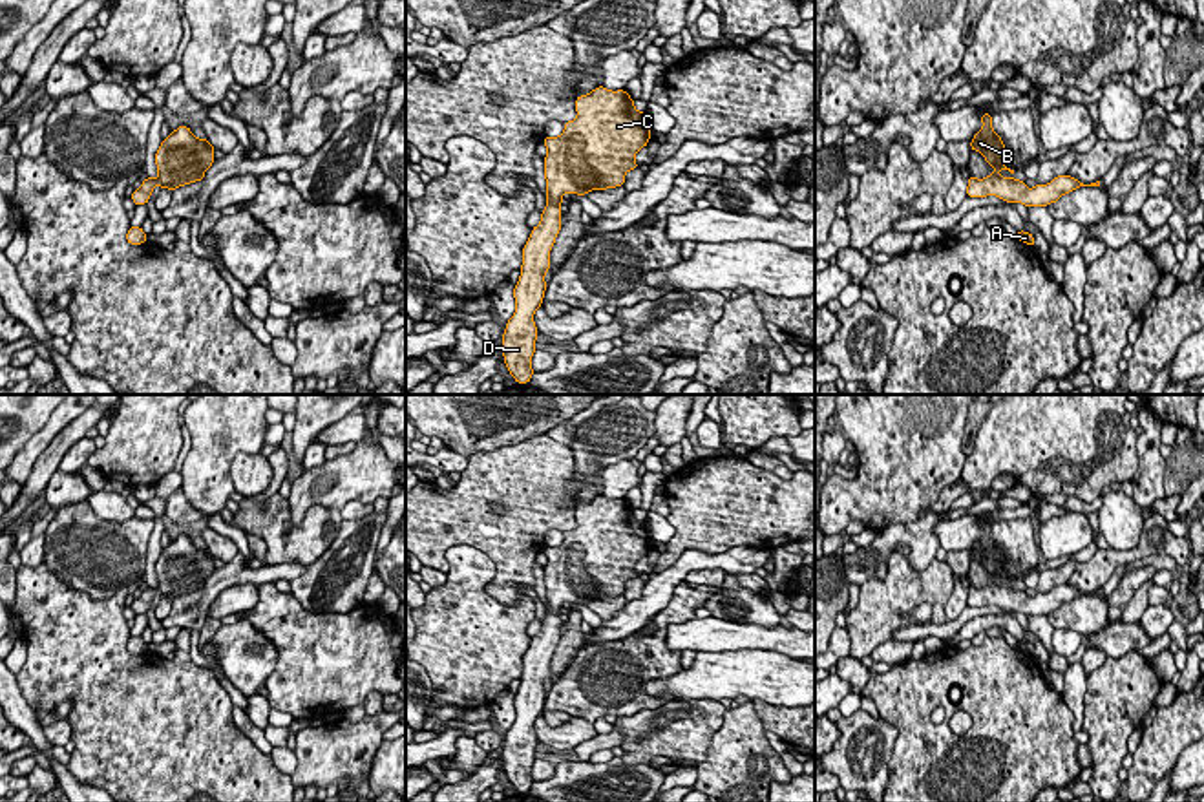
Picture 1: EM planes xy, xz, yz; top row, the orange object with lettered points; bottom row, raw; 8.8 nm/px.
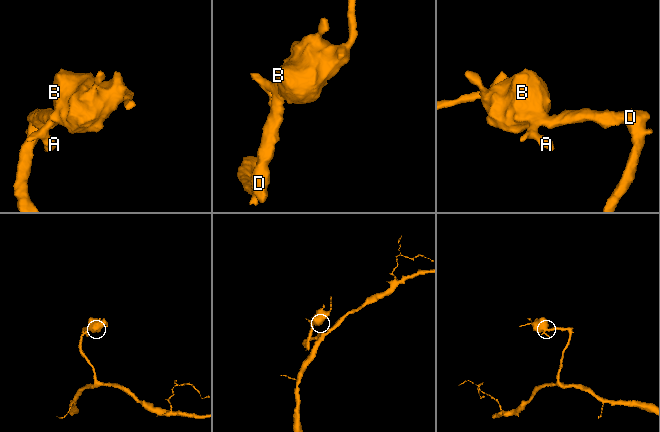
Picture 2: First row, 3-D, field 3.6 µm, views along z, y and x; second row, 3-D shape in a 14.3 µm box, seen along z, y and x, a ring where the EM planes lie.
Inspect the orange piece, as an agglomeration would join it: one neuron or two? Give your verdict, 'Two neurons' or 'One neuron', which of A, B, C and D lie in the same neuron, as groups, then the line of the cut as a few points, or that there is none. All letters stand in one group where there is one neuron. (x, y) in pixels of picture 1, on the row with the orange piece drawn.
One neuron. Groups: A B C D. No split

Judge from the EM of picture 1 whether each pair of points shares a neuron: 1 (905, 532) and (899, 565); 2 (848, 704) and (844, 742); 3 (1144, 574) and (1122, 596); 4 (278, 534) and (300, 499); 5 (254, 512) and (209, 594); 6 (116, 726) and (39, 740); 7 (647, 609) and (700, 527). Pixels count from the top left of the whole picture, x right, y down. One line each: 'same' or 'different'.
1: different
2: different
3: same
4: different
5: different
6: different
7: different

